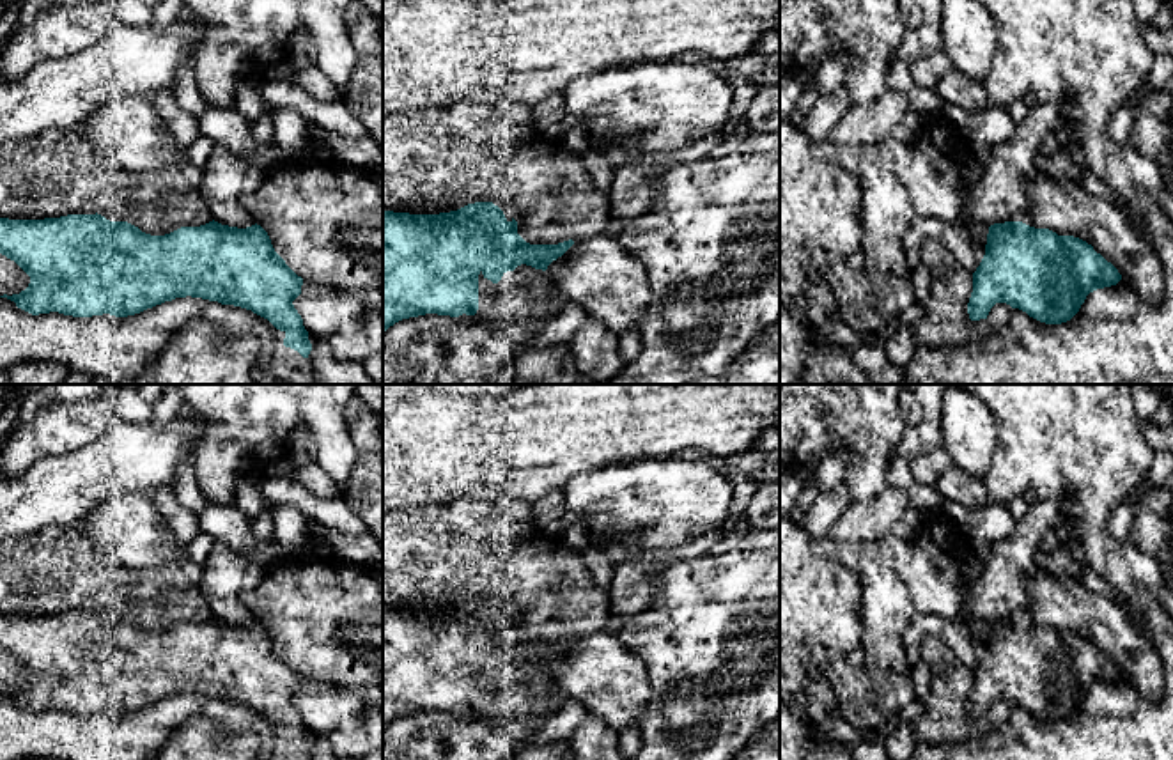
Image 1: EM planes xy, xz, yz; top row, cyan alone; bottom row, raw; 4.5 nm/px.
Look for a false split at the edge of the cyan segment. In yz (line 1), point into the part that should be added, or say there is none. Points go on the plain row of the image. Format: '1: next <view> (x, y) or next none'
1: next none

